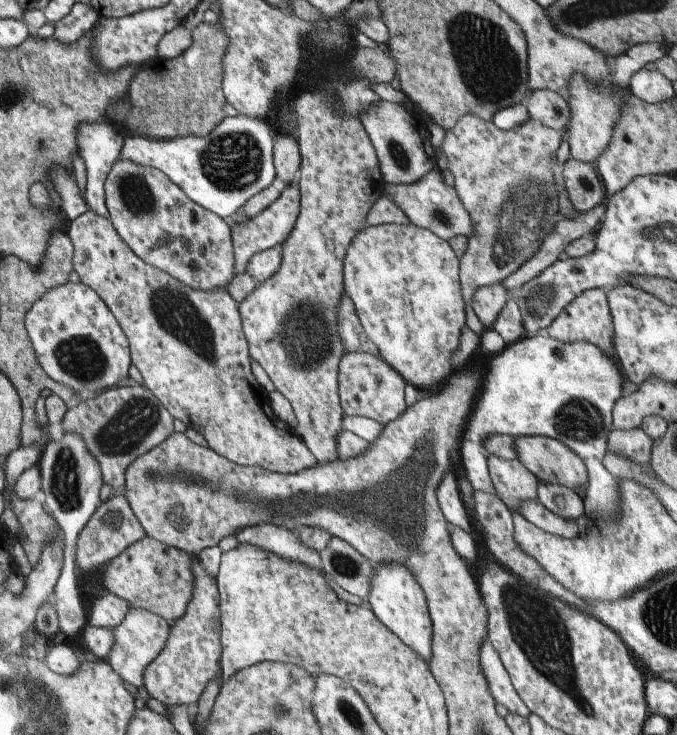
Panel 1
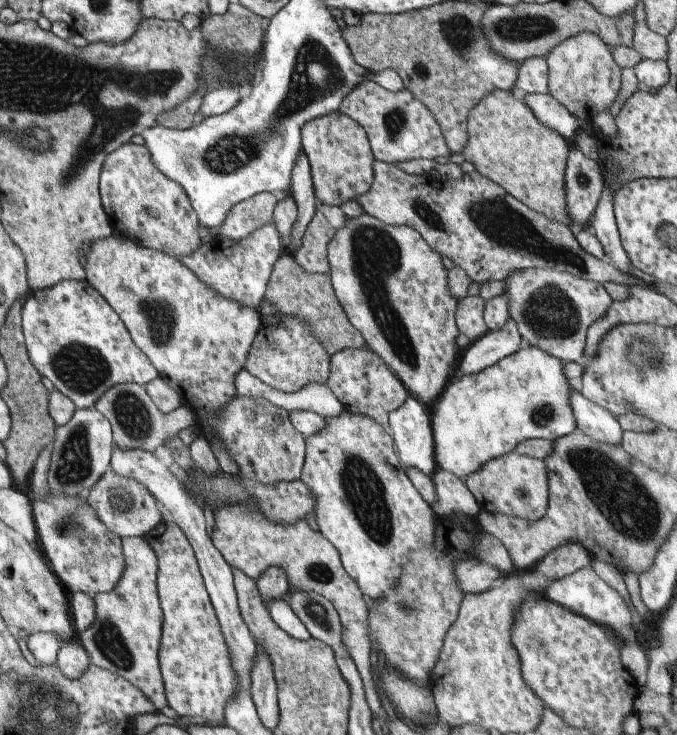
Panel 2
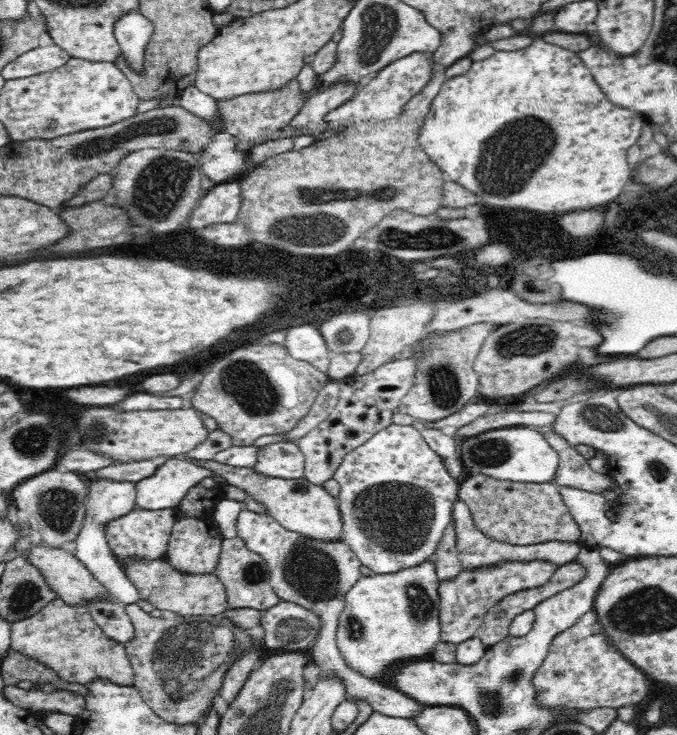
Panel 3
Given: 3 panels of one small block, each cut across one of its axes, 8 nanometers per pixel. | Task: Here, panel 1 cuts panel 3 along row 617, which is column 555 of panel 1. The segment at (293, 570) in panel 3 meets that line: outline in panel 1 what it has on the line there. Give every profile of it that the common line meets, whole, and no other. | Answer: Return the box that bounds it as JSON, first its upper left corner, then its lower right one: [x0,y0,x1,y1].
[542,288,615,356]

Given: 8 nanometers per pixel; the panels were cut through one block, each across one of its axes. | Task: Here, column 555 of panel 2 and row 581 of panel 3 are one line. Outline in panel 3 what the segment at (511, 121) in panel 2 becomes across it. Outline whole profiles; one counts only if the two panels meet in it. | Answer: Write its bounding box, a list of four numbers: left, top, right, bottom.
[121,557,229,617]

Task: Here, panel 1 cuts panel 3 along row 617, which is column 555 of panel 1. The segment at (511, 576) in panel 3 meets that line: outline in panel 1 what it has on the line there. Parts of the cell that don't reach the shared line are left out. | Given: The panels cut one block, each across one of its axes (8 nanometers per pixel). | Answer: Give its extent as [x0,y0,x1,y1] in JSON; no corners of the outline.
[513,436,587,490]

